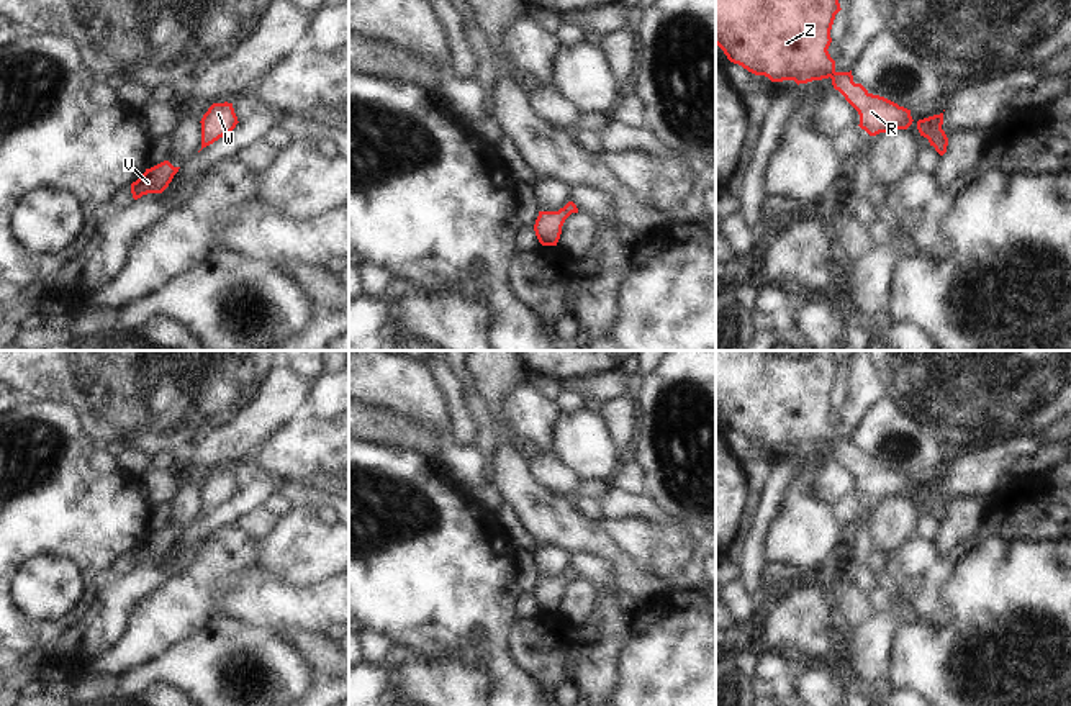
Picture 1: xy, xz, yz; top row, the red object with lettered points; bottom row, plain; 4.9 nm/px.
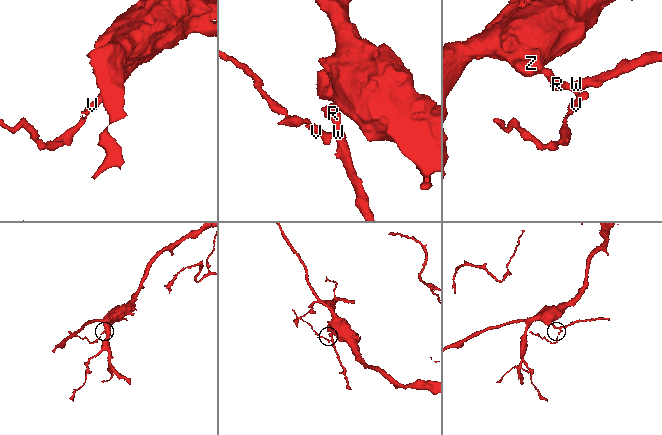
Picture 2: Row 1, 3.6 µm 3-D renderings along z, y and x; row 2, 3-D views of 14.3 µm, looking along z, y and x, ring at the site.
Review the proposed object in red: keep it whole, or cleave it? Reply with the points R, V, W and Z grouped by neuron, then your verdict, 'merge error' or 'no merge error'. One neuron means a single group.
R V W Z; no merge error

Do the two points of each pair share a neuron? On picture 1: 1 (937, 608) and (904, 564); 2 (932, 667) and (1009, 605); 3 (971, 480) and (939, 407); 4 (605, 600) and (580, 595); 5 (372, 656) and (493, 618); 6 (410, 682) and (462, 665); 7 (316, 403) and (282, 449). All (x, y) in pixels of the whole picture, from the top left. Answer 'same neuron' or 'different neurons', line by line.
1: same neuron
2: same neuron
3: different neurons
4: different neurons
5: different neurons
6: same neuron
7: different neurons

